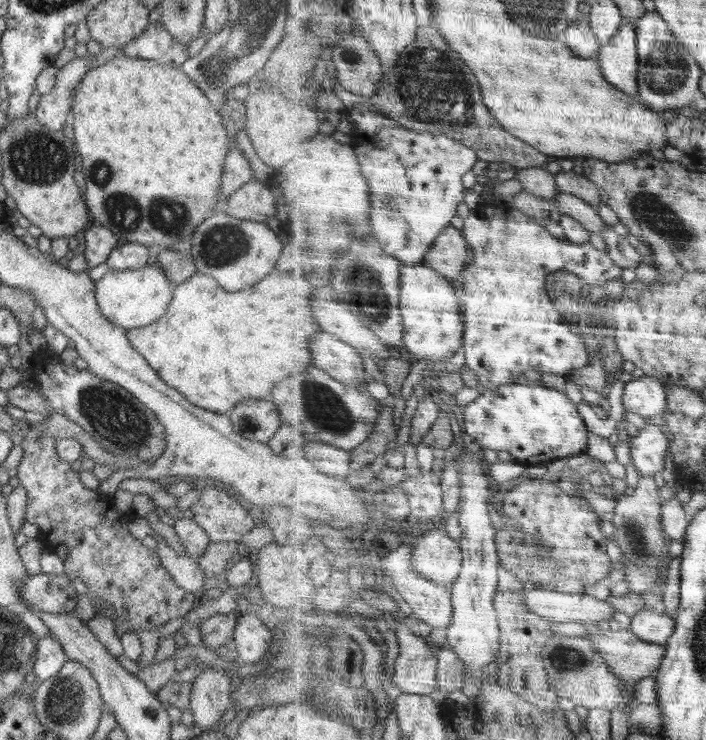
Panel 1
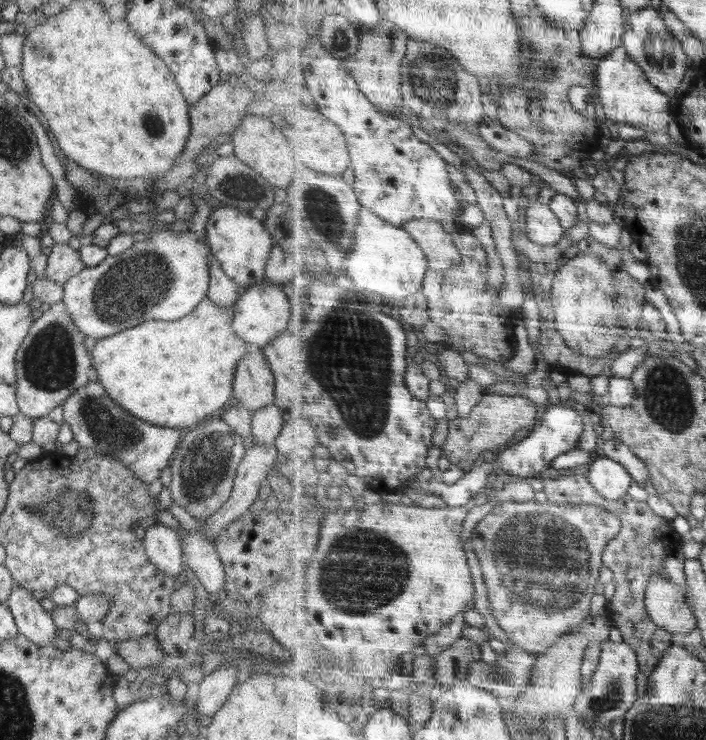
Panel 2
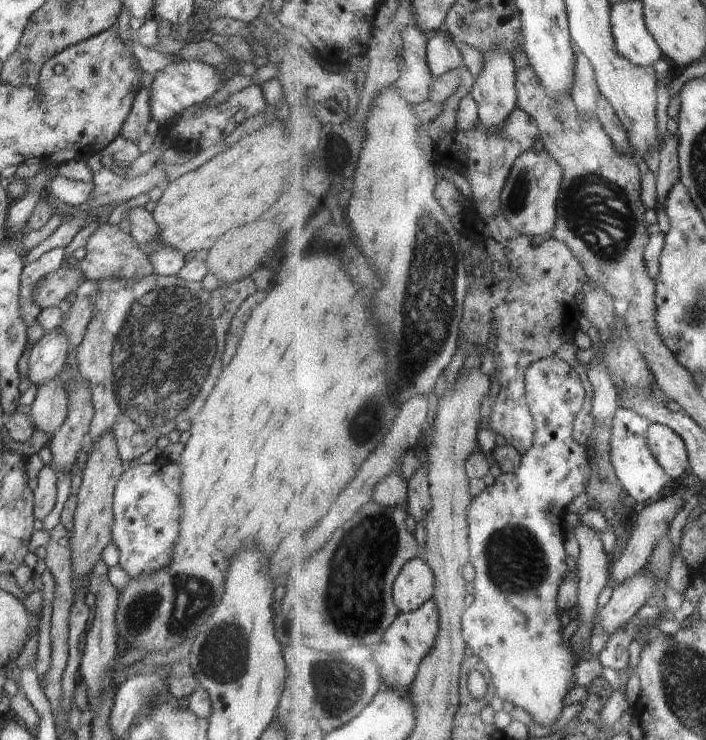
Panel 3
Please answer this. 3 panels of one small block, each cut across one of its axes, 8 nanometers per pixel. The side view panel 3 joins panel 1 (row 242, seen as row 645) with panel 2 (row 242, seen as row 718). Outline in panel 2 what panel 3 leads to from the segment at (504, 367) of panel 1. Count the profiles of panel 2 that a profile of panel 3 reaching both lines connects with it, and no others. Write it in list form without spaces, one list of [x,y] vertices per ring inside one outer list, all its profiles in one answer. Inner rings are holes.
[[[534,197],[526,212],[526,221],[528,237],[540,245],[557,245],[562,238],[569,235],[554,209],[536,201]]]

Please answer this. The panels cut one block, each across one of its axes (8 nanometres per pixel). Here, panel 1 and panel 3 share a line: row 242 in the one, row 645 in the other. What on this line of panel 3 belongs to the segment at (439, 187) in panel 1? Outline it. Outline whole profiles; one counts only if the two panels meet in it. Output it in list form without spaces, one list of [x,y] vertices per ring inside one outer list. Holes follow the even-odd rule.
[[[436,599],[429,600],[424,607],[417,611],[401,613],[398,616],[397,622],[386,632],[385,639],[377,650],[377,659],[383,668],[385,688],[412,688],[421,671],[421,664],[437,646],[438,637],[441,634],[441,616],[441,609]]]

